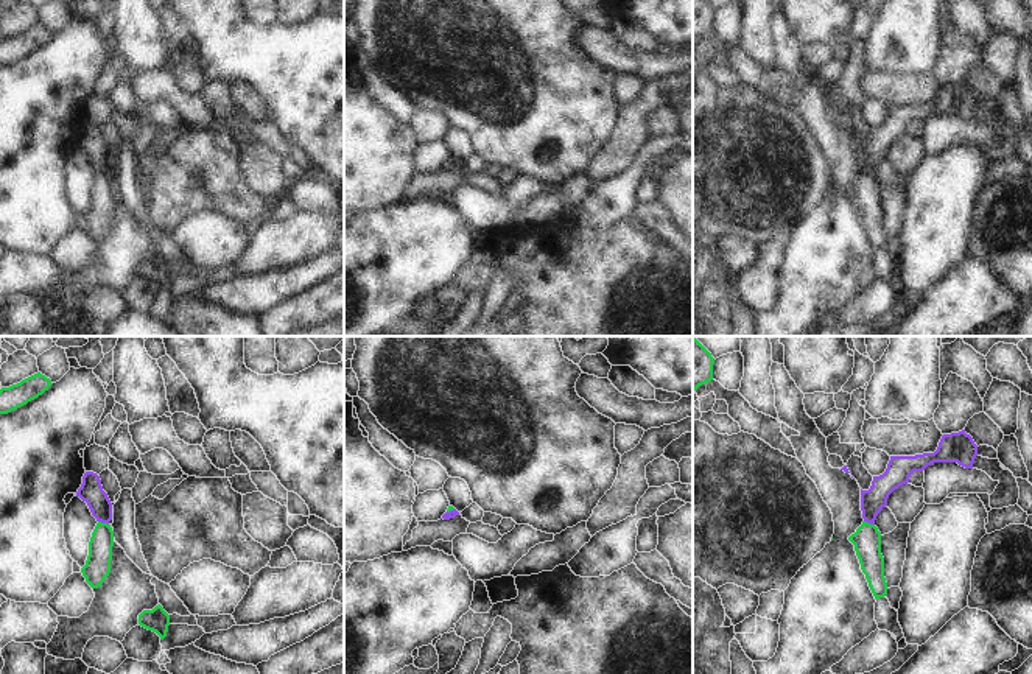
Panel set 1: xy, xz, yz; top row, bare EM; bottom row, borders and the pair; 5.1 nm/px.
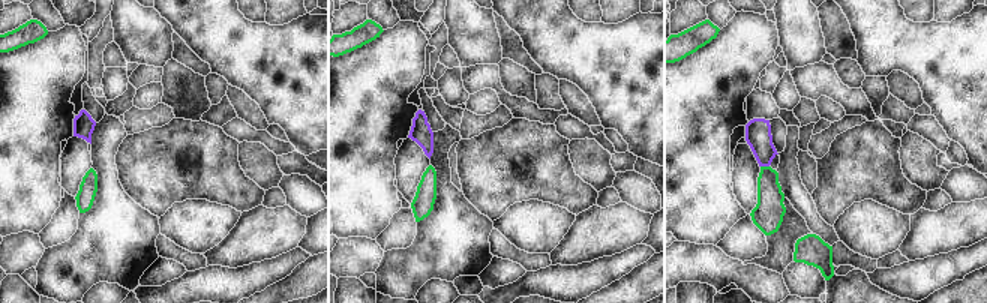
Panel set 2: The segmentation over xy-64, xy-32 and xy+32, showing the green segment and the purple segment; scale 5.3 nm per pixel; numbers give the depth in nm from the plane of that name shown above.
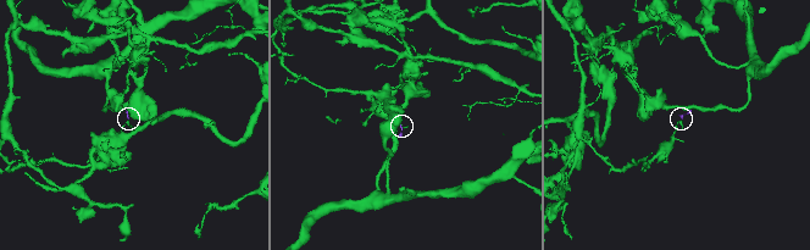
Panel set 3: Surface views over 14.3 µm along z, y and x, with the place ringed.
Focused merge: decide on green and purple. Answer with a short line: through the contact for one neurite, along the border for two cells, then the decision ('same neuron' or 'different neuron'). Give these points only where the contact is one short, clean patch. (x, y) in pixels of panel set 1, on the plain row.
xy (97, 220), (103, 175), (101, 159), (91, 142) | same neuron

